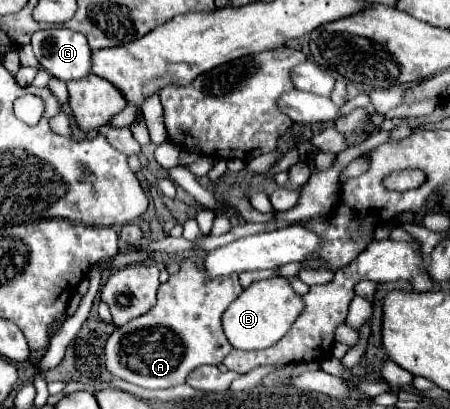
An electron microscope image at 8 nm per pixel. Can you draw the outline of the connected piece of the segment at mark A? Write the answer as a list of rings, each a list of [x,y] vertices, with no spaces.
[[[184,260],[180,272],[158,288],[154,308],[112,332],[104,348],[106,368],[126,382],[158,390],[184,384],[186,376],[202,364],[220,364],[232,350],[220,318],[240,292],[238,276],[206,280],[200,266]]]

